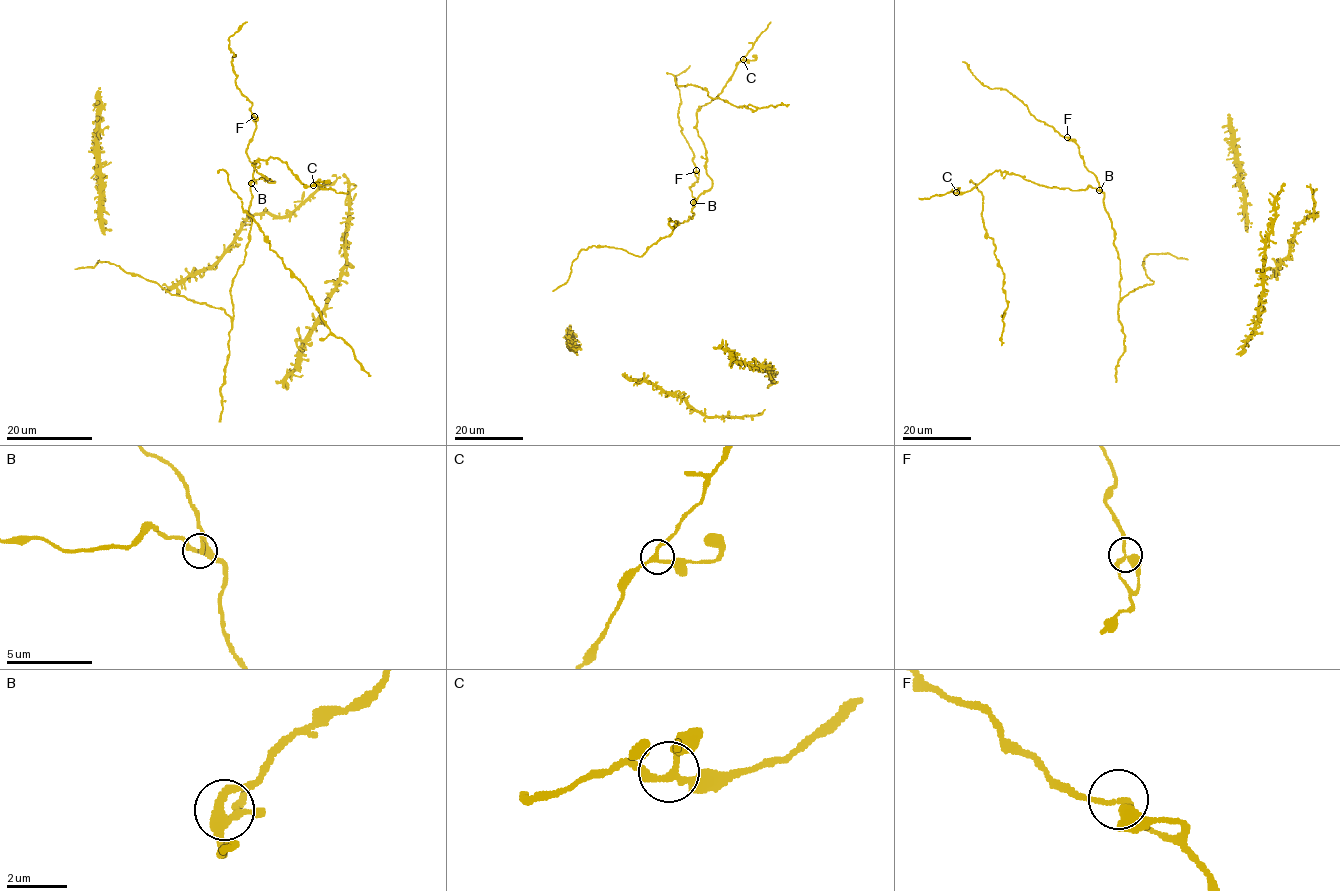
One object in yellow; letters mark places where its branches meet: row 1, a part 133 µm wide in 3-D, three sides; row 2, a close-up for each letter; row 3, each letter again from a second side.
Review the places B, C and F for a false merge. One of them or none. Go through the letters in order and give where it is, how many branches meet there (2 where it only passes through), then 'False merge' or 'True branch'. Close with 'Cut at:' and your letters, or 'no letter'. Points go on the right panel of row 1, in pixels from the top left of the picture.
B: Place: (1099, 190). Branches: 3. True branch
C: Place: (956, 192). Branches: 3. True branch
F: Place: (1067, 137). Branches: 3. True branch
Cut at: no letter

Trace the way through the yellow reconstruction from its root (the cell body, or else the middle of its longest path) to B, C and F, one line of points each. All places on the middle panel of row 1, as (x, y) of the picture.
B: (577, 256), (593, 245), (620, 248), (641, 256), (667, 237), (678, 222), (692, 217), (693, 202)
C: (577, 256), (593, 245), (641, 256), (692, 217), (692, 202), (712, 186), (697, 111), (743, 59)
F: (577, 256), (593, 245), (641, 256), (678, 222), (692, 217), (696, 200), (690, 187), (697, 181), (696, 170)

